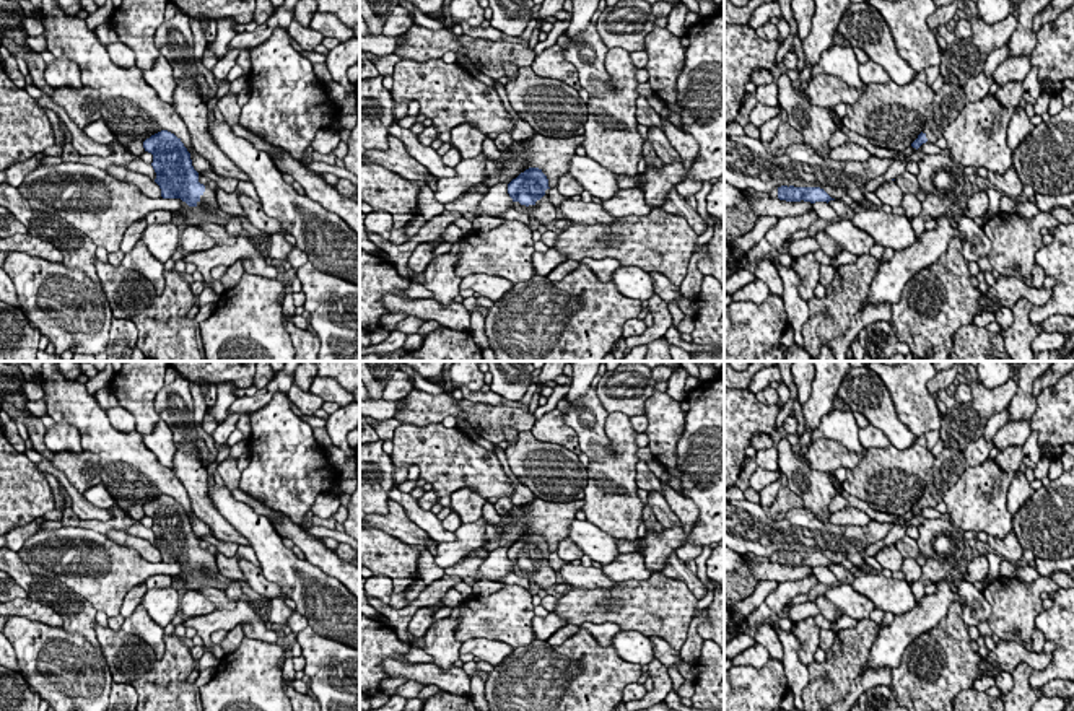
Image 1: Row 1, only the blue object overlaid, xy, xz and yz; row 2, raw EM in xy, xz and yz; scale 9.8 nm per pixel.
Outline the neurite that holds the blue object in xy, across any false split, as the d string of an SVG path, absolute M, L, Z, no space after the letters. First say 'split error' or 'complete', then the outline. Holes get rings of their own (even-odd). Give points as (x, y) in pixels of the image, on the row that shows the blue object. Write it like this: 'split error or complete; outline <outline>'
split error; outline M161 130L146 138L143 148L153 155L155 182L159 185L163 198L181 198L207 215L221 213L215 190L199 182L199 172L181 138Z

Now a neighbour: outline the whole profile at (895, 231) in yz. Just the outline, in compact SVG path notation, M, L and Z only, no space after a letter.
M882 208L858 212L851 223L869 233L884 249L890 247L893 252L908 249L918 239L910 218L885 213Z

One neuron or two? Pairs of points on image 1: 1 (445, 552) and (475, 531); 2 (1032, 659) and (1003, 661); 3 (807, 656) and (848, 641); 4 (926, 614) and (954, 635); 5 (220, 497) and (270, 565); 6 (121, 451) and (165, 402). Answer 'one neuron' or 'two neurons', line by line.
1: one neuron
2: one neuron
3: two neurons
4: two neurons
5: one neuron
6: two neurons

